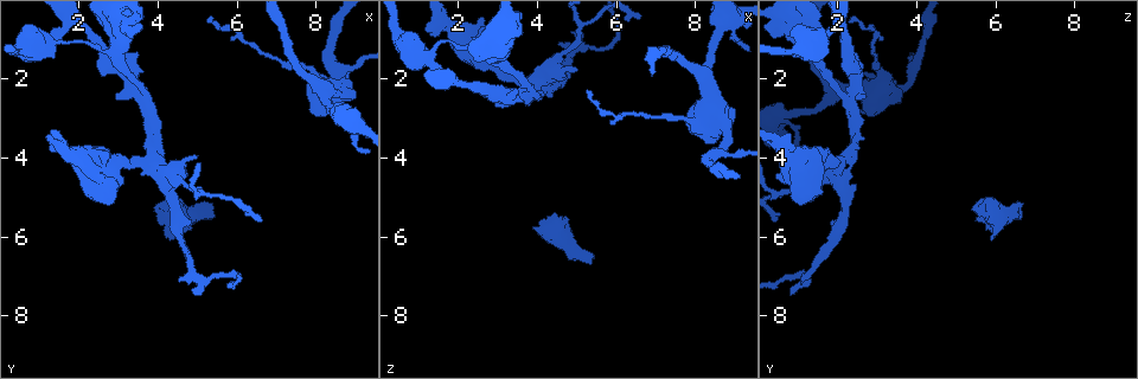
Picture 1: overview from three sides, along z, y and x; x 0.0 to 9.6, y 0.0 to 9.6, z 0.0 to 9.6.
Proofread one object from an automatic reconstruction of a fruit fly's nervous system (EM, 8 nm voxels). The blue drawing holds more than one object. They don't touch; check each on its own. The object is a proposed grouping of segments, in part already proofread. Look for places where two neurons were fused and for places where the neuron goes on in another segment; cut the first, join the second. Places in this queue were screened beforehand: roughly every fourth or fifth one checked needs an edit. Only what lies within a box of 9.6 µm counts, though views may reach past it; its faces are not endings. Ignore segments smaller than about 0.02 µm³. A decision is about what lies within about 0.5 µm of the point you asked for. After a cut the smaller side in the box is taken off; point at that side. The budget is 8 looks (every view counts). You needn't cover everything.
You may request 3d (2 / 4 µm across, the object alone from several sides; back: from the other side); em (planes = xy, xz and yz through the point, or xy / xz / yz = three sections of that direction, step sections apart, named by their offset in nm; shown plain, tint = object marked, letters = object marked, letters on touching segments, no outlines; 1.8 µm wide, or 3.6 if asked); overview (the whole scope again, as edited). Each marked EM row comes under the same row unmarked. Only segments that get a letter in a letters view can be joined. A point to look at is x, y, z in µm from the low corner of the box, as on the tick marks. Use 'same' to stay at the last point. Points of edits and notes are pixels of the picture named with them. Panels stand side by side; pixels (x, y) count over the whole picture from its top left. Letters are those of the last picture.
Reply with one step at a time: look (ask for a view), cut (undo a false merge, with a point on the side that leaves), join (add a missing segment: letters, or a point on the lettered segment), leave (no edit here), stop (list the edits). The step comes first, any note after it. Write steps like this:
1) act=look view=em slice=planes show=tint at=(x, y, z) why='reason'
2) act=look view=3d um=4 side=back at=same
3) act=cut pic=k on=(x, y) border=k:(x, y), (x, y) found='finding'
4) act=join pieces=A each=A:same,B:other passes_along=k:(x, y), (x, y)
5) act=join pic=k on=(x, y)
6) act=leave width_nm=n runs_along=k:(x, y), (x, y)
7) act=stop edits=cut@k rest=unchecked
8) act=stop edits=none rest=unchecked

act=look view=3d um=4 at=(7.65, 1.65, 3.00) why='sudden change in width'

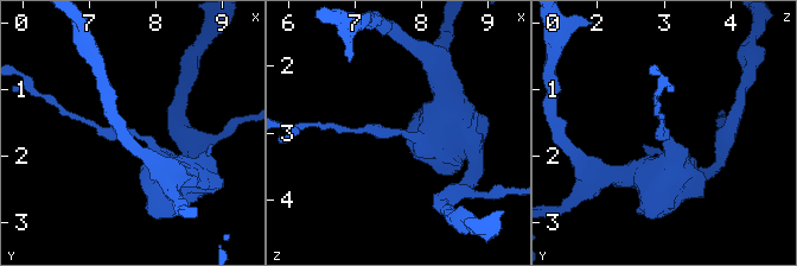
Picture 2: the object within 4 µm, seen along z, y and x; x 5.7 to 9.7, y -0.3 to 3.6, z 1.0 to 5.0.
act=look view=em slice=xy step=8 show=letters at=(7.65, 1.65, 2.95)

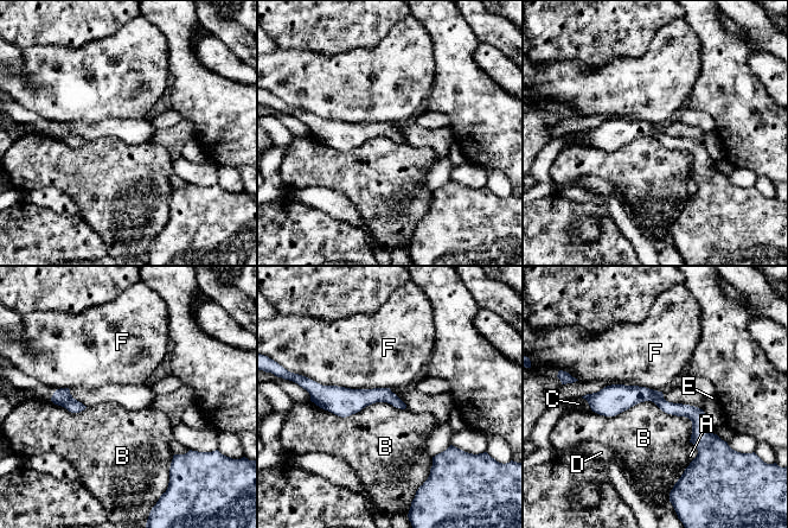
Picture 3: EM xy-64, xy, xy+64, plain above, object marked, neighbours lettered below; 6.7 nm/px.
act=leave longest_contact=B:700nm each=A:other,B:other,C:other,D:other,E:other,F:other found='continuous, no second neuron'

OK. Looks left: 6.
act=look view=em slice=planes show=tint at=(5.05, 3.95, 1.80) why='free end'

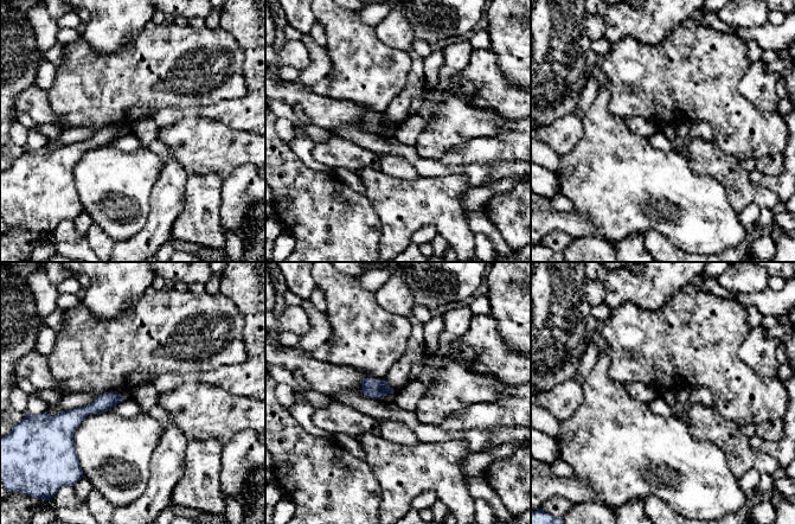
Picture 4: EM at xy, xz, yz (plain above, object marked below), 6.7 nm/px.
act=look view=em slice=planes show=letters at=same

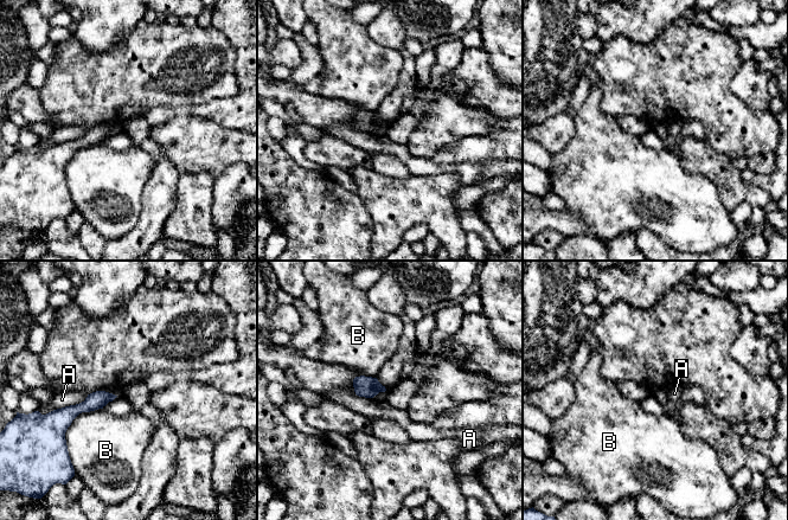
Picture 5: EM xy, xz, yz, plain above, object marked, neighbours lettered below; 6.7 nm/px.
act=leave each=A:other,B:other runs_along=5:(110, 397), (94, 400), (58, 418) found='no lettered segment goes on from it'

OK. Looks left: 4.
act=look view=em slice=xy step=16 show=letters at=(5.05, 7.15, 1.15) why='abrupt turn'

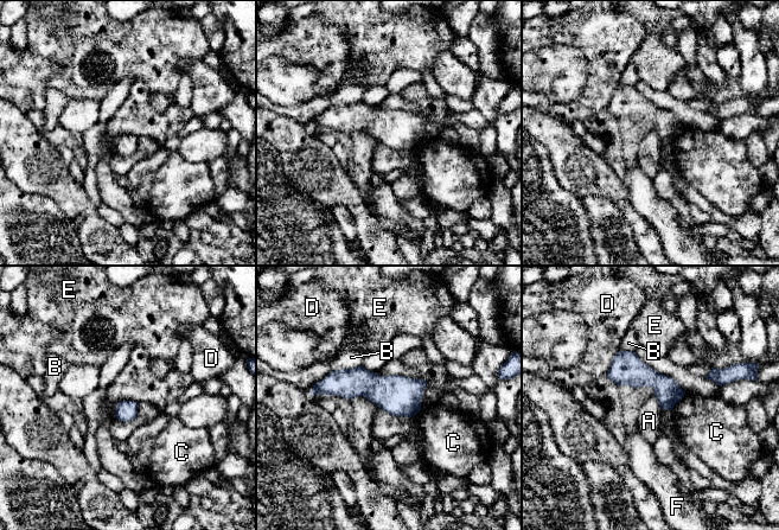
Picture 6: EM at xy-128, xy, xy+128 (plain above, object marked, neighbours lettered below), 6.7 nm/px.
act=leave each=A:other,B:other,C:other,D:other,E:other,F:other found='all the same neuron'

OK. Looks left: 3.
act=stop edits=none rest=unchecked

